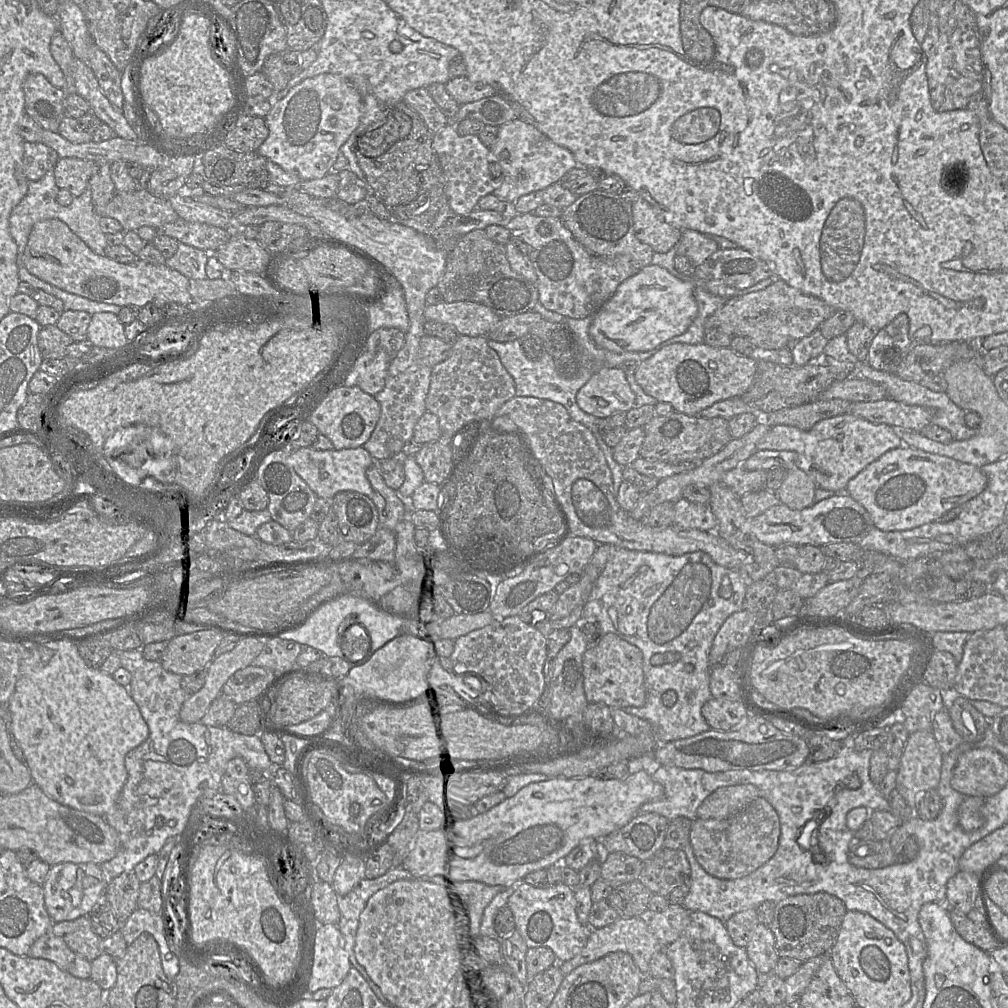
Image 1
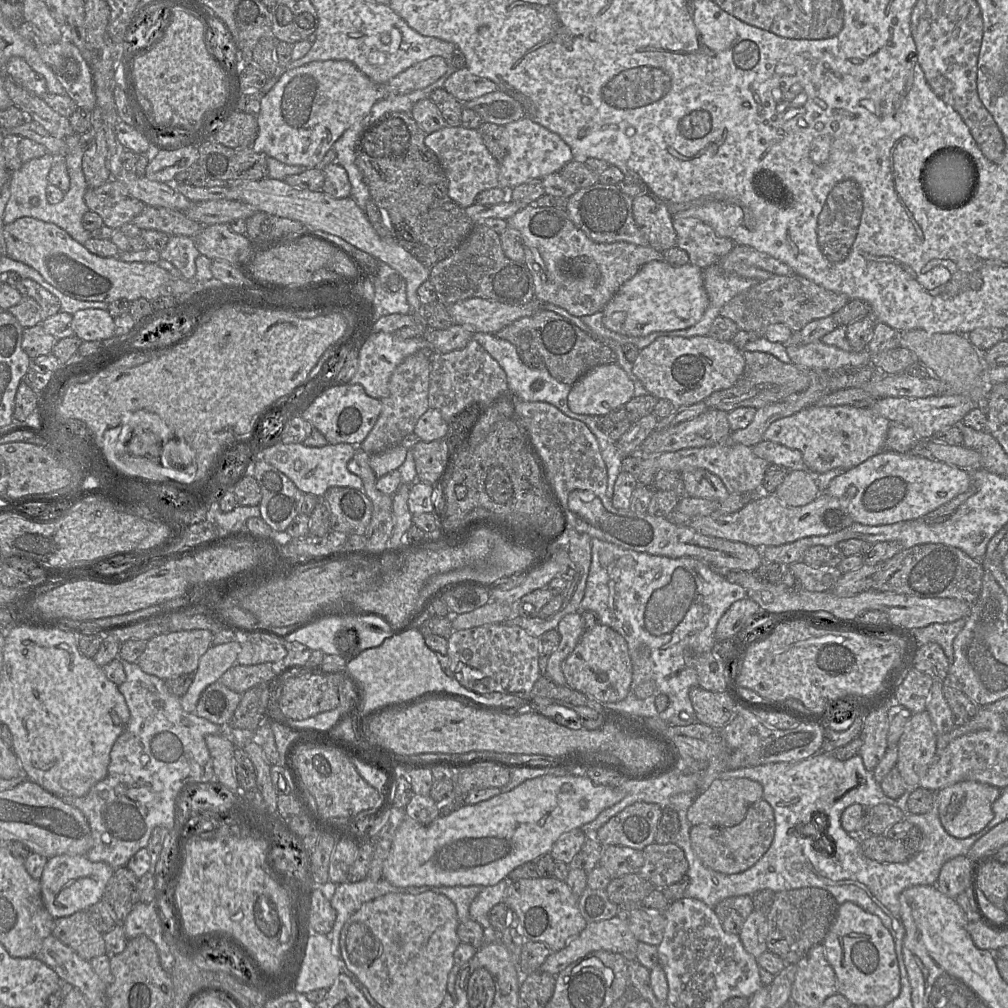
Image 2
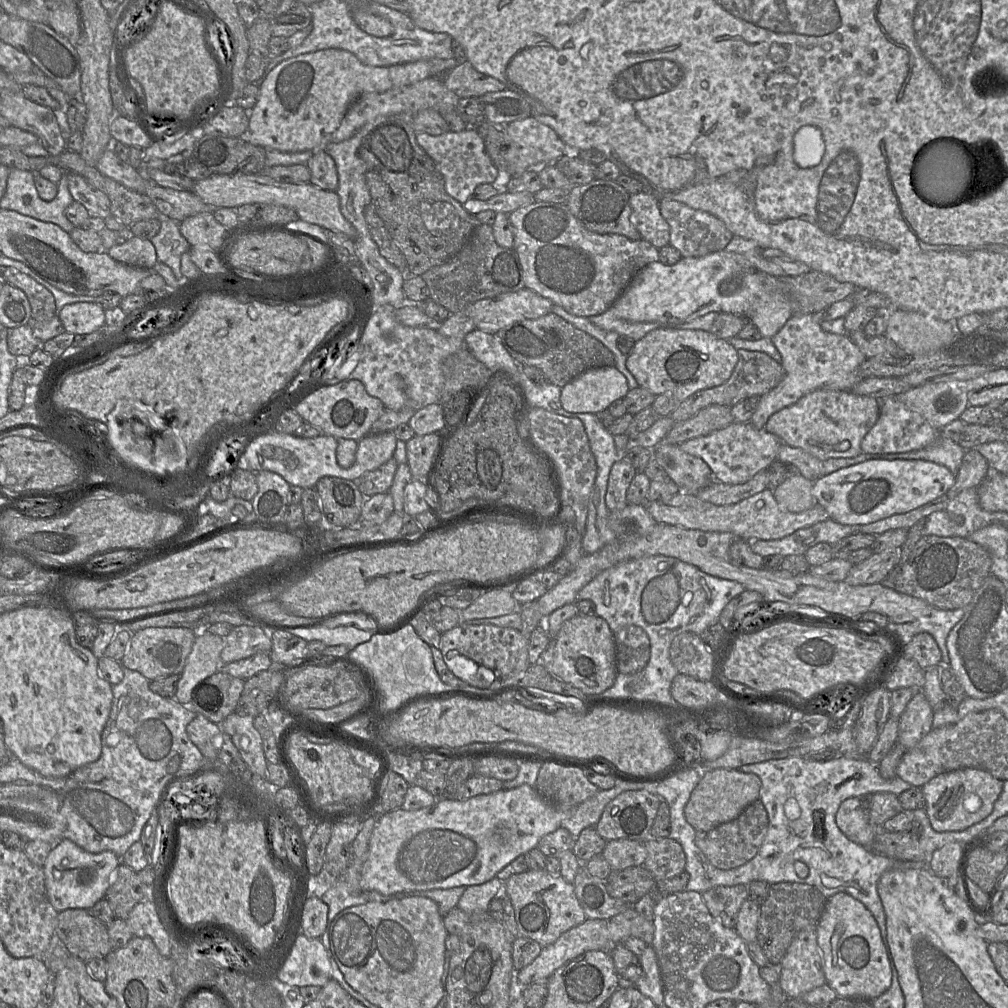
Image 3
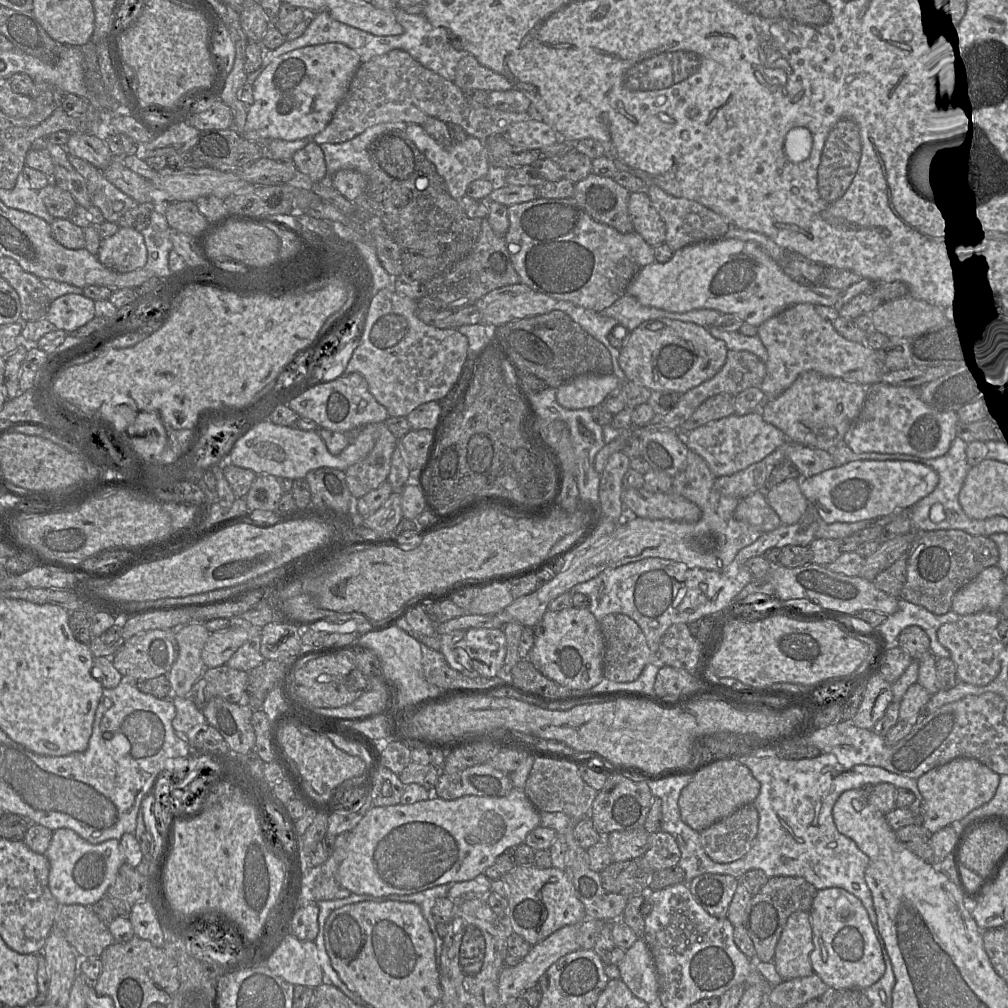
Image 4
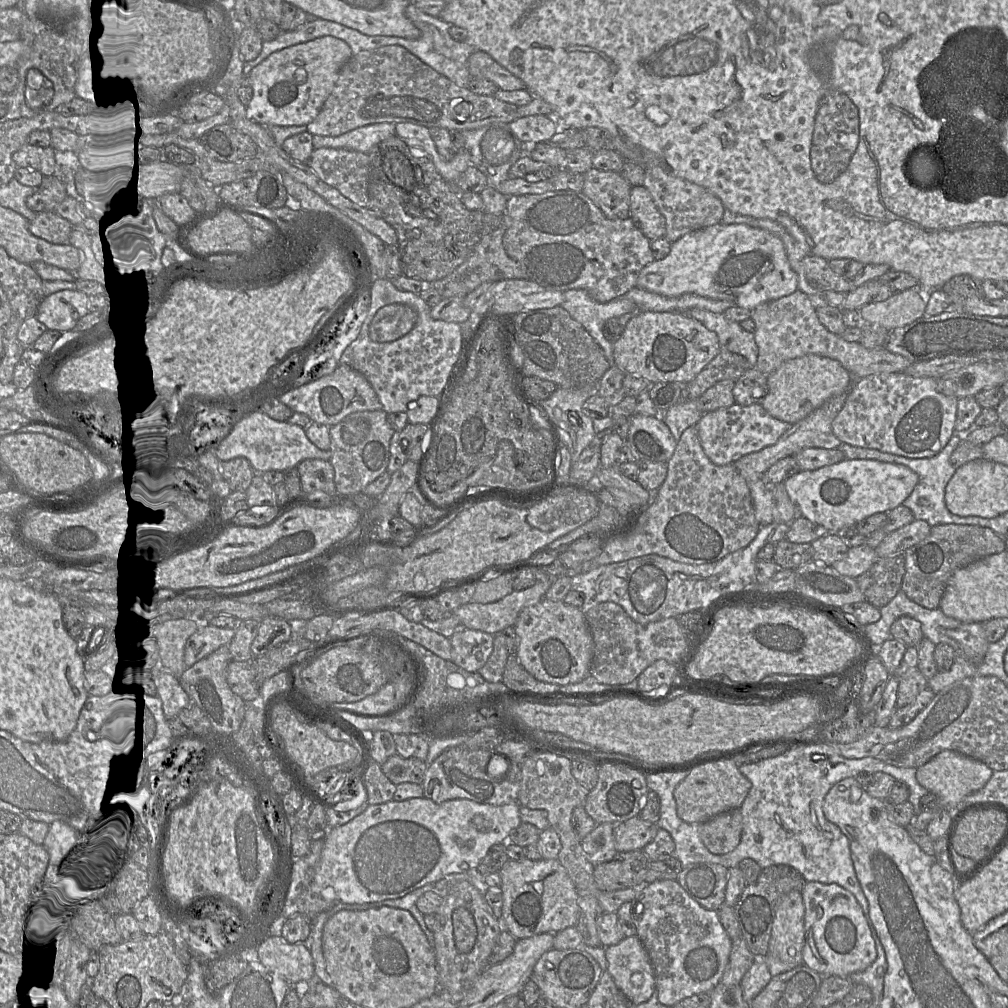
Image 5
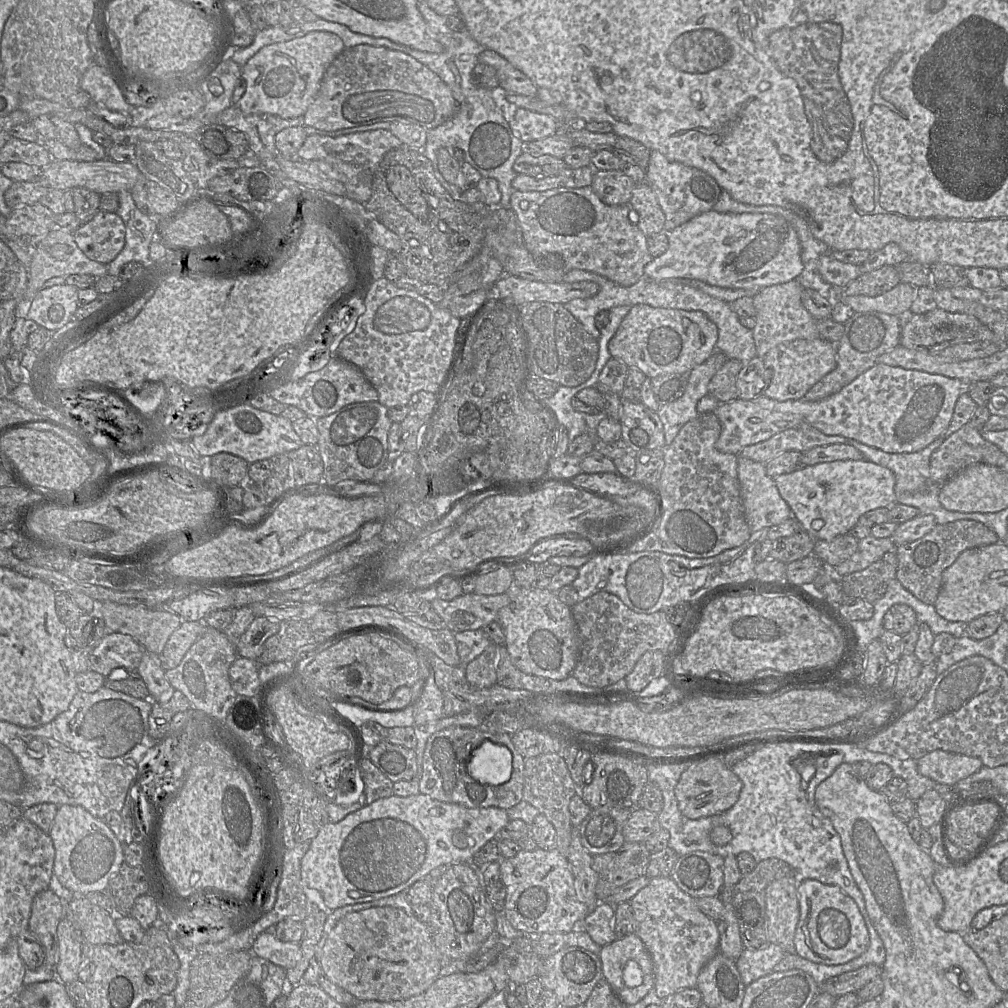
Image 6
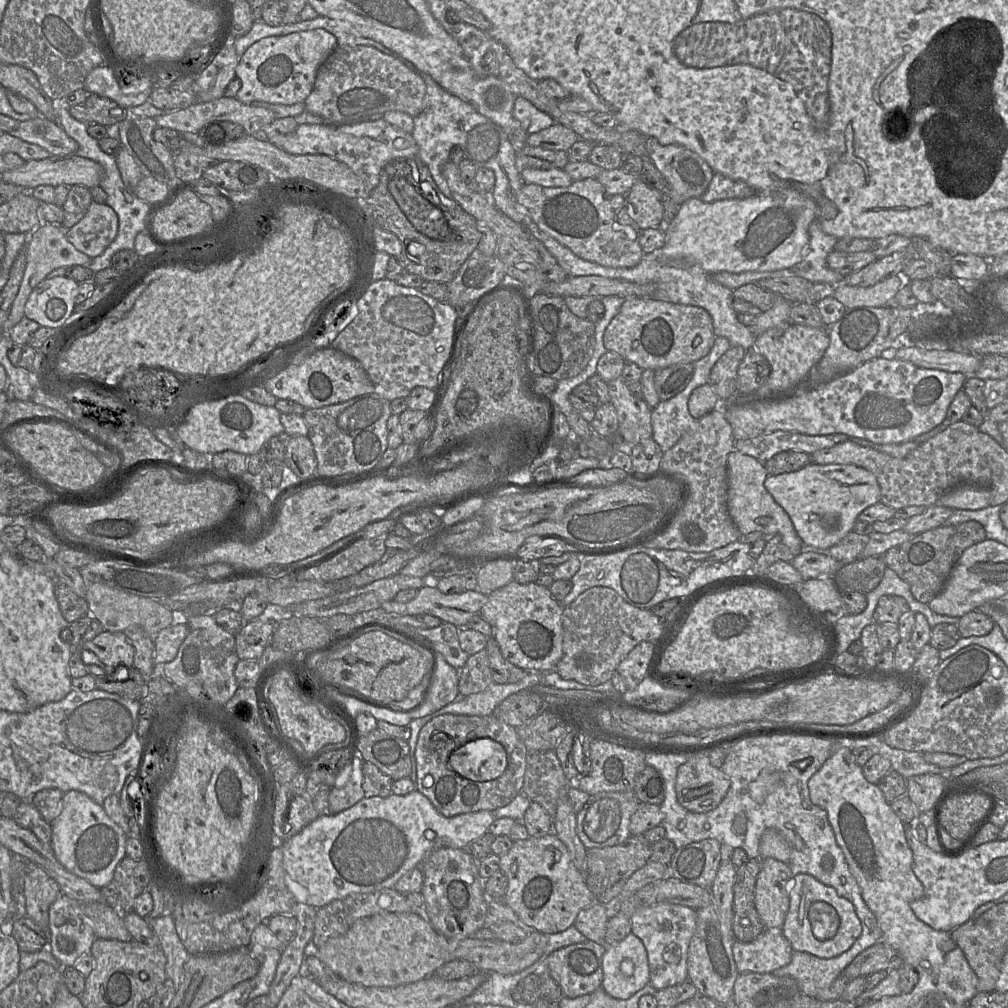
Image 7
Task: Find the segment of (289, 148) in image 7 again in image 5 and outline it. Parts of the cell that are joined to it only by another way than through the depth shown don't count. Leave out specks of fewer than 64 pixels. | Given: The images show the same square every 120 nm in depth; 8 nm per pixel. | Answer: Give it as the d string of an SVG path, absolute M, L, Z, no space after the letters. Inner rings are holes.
M323 147L313 150L308 165L343 196L362 207L368 206L371 159L366 153Z

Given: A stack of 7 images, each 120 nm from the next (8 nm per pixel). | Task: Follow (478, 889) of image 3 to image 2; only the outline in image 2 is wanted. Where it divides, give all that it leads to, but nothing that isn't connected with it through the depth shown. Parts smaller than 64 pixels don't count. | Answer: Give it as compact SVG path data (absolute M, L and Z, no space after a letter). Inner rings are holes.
M507 877L496 885L484 887L470 905L471 919L479 923L489 933L493 933L489 913L496 904L504 901L505 891L512 882L513 880Z

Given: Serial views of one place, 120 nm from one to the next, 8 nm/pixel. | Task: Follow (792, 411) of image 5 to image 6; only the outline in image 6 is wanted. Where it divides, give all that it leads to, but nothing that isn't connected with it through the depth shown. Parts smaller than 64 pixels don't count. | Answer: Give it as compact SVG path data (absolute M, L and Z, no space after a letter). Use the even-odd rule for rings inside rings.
M822 337L794 340L770 349L763 361L766 370L770 371L770 382L764 389L763 396L777 401L802 399L814 384L835 369L836 346Z

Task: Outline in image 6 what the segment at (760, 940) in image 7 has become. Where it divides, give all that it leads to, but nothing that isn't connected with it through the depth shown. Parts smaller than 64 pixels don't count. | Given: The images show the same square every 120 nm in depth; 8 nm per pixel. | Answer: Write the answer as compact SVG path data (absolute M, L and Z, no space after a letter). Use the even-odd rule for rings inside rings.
M766 943L759 949L744 949L736 966L745 986L769 975L783 959L786 952L778 945Z

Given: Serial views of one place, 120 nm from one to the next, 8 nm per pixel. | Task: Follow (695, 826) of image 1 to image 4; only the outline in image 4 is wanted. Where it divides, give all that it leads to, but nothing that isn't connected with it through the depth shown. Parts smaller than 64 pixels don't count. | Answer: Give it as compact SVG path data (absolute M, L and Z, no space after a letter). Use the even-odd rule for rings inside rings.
M753 803L746 804L700 832L701 846L717 863L731 863L745 856L758 832L759 814Z

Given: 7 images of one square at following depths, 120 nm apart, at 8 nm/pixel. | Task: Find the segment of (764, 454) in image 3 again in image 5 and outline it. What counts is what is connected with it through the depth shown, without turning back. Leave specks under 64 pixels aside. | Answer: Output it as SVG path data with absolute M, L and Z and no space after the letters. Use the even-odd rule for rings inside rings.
M735 402L729 407L705 412L696 426L707 457L716 465L727 465L746 454L775 444L791 424L771 416L762 404L741 406Z

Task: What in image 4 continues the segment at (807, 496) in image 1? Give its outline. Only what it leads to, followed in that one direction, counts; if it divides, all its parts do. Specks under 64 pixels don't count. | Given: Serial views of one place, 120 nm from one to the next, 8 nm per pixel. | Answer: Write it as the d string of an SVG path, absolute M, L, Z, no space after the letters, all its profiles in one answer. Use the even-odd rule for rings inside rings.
M786 479L766 492L766 500L779 516L782 525L798 523L804 515L808 500L797 479Z

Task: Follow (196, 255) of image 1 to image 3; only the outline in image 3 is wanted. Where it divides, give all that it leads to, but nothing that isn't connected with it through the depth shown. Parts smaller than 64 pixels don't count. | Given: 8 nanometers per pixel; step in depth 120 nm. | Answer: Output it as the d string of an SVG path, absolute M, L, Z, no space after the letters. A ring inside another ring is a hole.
M162 217L159 232L150 241L155 247L157 261L169 266L179 280L186 279L180 269L181 256L189 252L191 246L182 236L179 223L168 217Z

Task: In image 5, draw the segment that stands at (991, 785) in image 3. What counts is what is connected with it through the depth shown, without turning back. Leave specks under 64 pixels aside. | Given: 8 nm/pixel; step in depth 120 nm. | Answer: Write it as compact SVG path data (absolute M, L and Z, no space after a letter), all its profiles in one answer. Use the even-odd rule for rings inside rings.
M952 750L941 751L927 763L916 769L918 783L936 795L940 808L923 810L918 816L912 817L910 825L918 830L925 831L930 821L937 815L937 811L955 810L954 814L959 813L963 808L962 806L957 809L957 805L961 800L965 796L983 788L992 774L993 770L977 759Z

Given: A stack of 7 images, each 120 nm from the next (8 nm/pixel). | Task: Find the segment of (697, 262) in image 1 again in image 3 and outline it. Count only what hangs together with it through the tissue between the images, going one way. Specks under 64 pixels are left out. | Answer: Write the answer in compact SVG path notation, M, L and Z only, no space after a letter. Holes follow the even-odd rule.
M660 199L659 208L670 229L669 244L676 248L682 257L702 257L722 251L734 234L716 216L687 206L676 200Z

